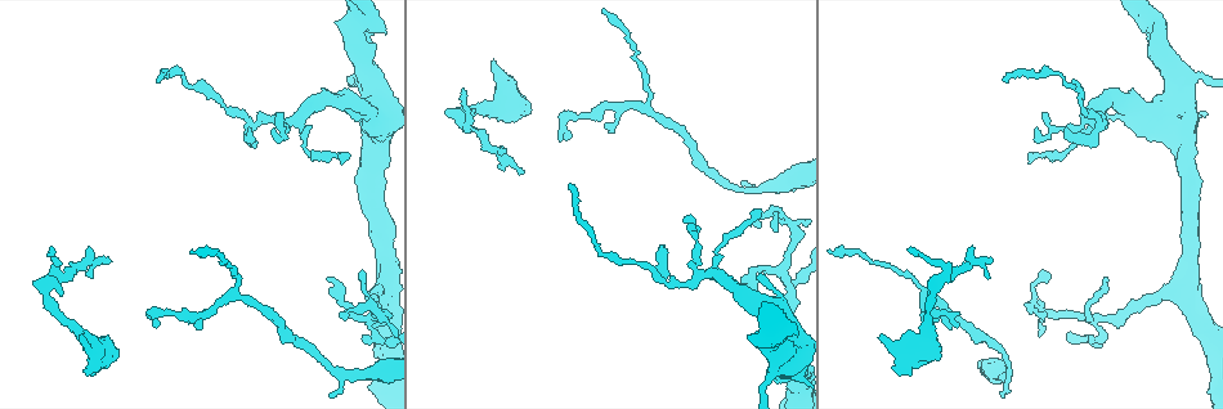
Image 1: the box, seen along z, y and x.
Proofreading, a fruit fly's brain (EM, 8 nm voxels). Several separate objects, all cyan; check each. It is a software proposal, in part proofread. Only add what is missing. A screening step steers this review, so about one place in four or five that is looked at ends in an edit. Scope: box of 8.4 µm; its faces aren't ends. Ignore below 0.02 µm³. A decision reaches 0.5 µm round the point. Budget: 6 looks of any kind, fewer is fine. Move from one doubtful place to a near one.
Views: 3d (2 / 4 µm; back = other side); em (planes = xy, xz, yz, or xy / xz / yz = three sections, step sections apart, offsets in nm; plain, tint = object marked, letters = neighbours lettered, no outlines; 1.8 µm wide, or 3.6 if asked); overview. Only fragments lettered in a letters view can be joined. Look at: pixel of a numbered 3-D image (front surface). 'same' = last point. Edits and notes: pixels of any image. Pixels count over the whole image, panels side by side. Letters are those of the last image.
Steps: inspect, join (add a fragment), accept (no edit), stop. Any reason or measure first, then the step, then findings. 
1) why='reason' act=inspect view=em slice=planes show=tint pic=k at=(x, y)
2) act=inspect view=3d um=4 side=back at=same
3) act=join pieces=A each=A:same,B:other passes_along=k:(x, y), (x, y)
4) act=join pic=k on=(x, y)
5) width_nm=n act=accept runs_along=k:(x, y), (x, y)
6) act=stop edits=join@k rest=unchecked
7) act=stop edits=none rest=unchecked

why='branch stops here' act=inspect view=em slice=planes show=letters pic=1 at=(896, 372)

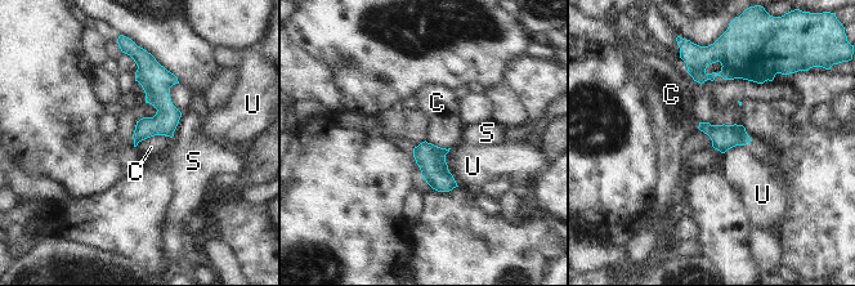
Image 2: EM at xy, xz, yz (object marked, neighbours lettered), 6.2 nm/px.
act=accept each=C:other,S:other,U:other border=2:(170, 137), (151, 135), (135, 147) found='no lettered fragment goes on from it'

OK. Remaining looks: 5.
why='tapers out' act=inspect view=em slice=xy step=16 show=letters pic=1 at=(611, 129)

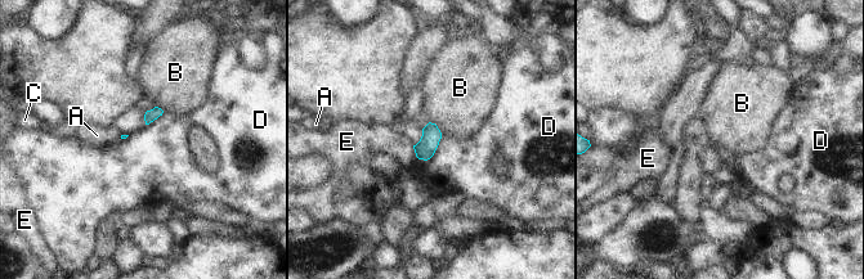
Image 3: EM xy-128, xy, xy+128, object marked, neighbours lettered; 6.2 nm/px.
act=inspect view=em slice=planes show=letters at=same

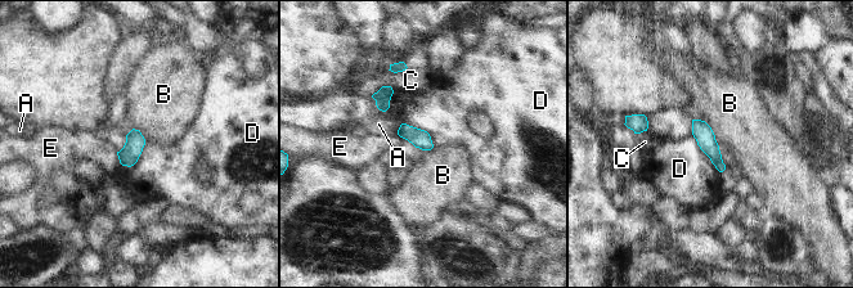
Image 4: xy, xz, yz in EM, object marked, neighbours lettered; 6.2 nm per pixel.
act=accept each=A:other,B:other,C:other,D:other,E:other runs_along=4:(695, 122), (721, 167) found='no lettered fragment goes on from it'

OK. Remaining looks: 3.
why='an open end' act=inspect view=3d um=2 pic=1 at=(112, 261)

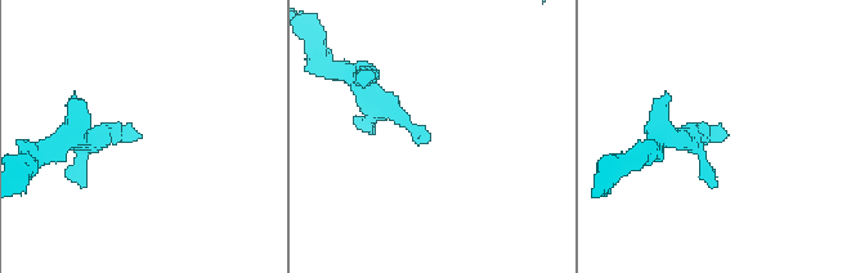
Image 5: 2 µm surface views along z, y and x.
act=inspect view=em slice=xz step=16 show=letters pic=5 at=(132, 129)

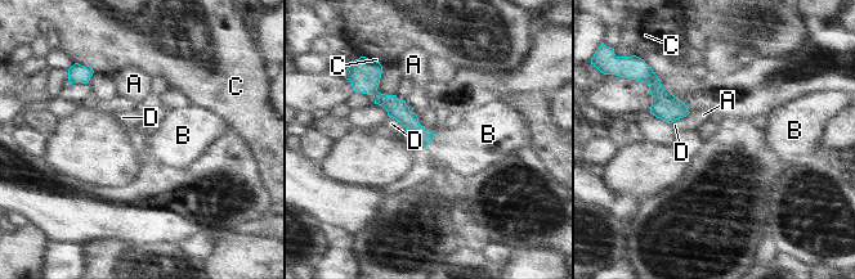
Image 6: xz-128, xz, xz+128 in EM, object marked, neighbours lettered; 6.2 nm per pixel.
act=join pieces=B each=A:other,B:same,C:other,D:other found='it goes on there'

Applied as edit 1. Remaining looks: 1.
act=stop edits=join@6 rest=unchecked

